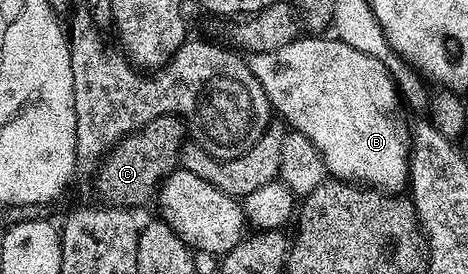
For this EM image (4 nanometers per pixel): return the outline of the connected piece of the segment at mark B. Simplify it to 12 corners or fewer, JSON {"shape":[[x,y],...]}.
{"shape":[[300,37],[251,55],[274,114],[348,183],[399,193],[385,64]]}

